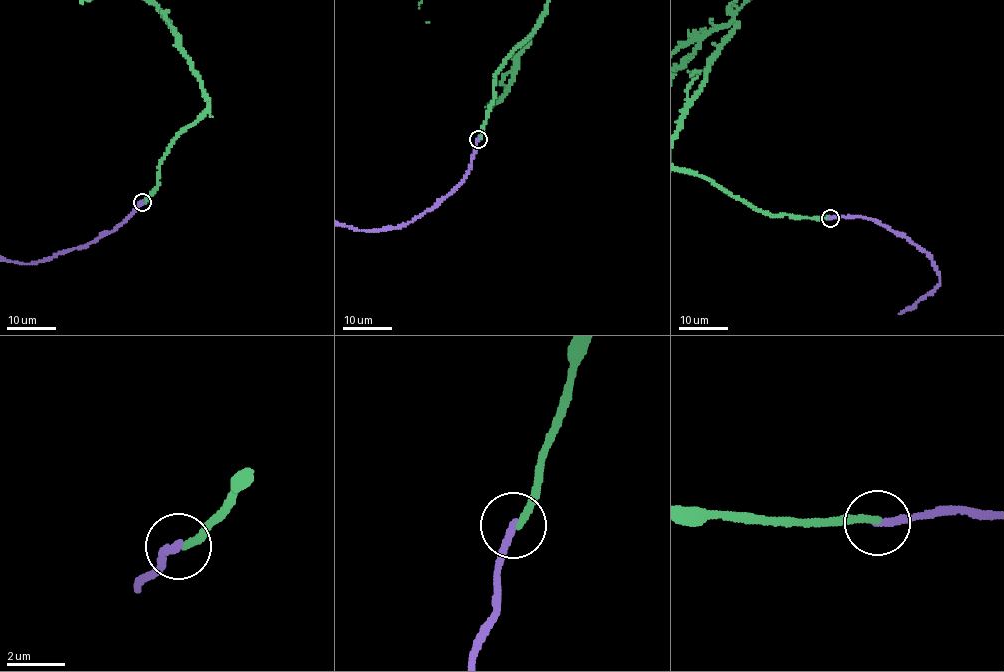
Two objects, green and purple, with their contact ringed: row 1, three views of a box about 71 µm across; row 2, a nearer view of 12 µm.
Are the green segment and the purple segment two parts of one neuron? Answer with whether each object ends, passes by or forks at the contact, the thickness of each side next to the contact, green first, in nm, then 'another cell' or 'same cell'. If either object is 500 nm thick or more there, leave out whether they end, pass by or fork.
green ends there; purple ends there; 240 nm thick on the green side, 280 nm on the other; same cell

